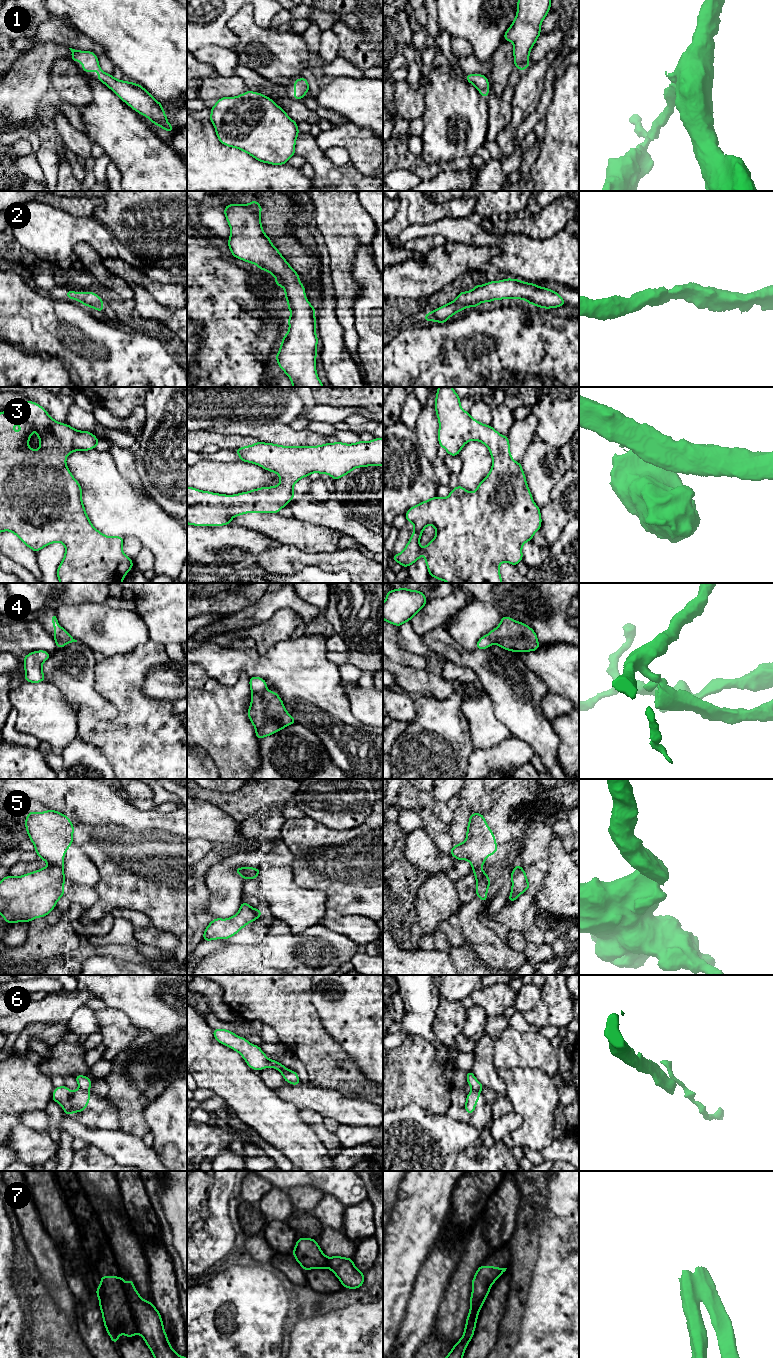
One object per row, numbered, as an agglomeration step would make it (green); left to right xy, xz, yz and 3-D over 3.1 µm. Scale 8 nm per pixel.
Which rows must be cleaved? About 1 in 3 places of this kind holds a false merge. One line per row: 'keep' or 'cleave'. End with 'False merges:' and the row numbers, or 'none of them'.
1: keep
2: keep
3: keep
4: cleave
5: cleave
6: cleave
7: cleave
False merges: 4, 5, 6, 7

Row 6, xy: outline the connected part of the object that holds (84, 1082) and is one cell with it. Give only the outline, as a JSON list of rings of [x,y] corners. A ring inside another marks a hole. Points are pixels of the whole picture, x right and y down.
[[[76,1075],[75,1079],[81,1090],[89,1092],[91,1087],[91,1081],[92,1081],[91,1079],[83,1075]]]

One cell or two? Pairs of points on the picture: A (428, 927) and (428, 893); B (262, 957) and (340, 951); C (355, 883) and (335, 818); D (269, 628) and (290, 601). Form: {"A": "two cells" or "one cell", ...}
{"A": "one cell", "B": "one cell", "C": "two cells", "D": "two cells"}

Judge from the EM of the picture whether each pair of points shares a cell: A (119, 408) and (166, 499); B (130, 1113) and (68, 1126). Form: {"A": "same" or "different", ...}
{"A": "different", "B": "different"}

